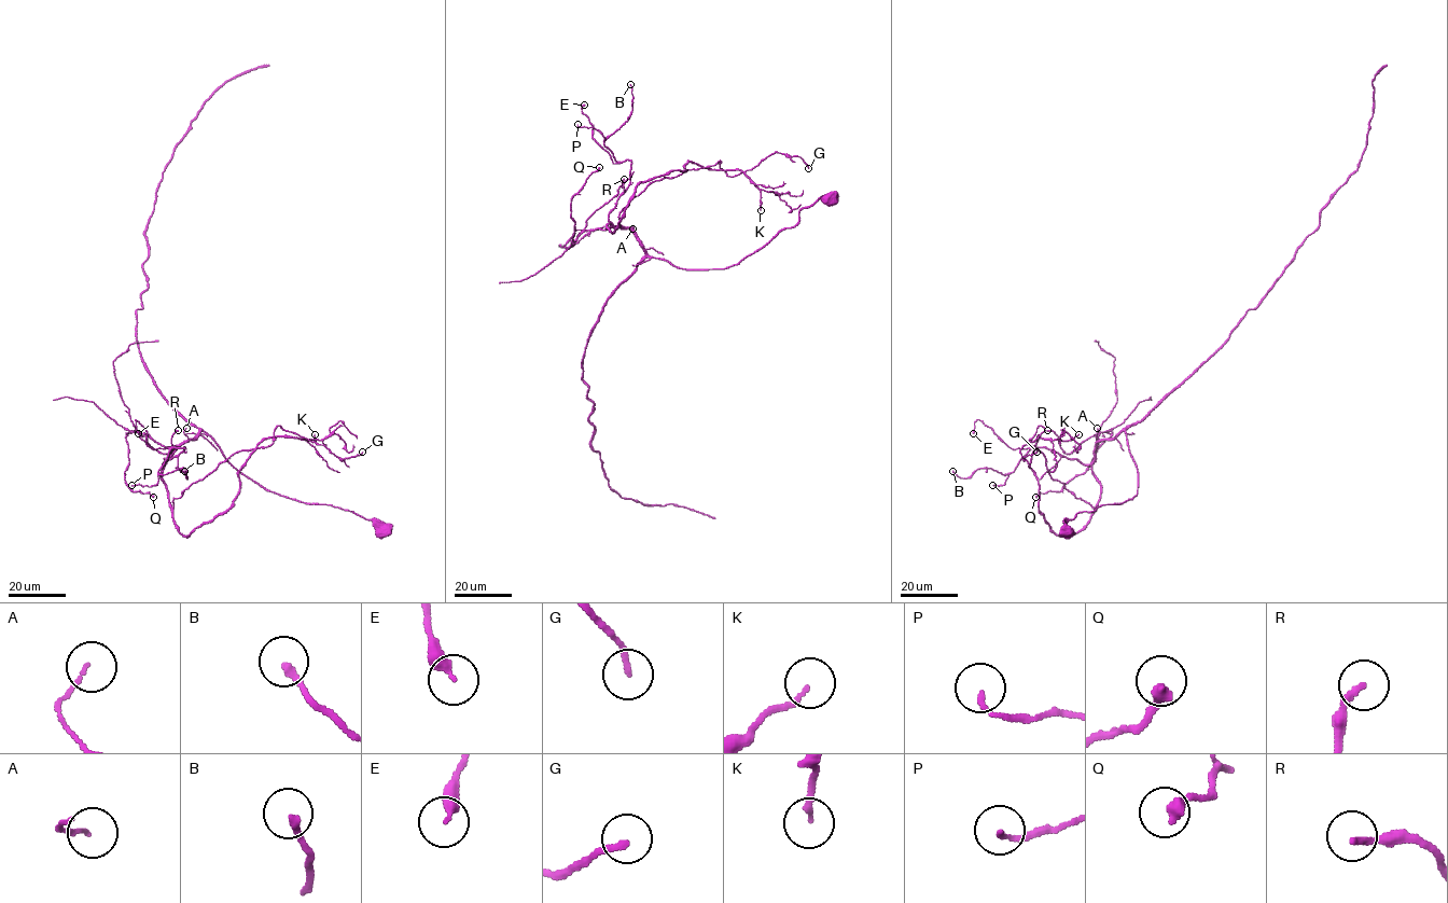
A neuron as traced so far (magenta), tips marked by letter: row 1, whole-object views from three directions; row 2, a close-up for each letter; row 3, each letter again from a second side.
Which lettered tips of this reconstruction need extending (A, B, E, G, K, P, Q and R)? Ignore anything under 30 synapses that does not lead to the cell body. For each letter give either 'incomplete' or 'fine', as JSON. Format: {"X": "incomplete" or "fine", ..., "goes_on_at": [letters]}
{"A": "fine", "B": "fine", "E": "fine", "G": "fine", "K": "fine", "P": "fine", "Q": "fine", "R": "fine", "goes_on_at": []}

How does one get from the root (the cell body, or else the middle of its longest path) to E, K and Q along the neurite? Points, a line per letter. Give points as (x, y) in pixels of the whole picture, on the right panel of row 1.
E: (1066, 530), (1080, 512), (1137, 494), (1125, 432), (1100, 440), (1089, 464), (1012, 449), (978, 419), (973, 433)
K: (1066, 530), (1080, 512), (1138, 490), (1124, 430), (1097, 443), (1095, 508), (1054, 480), (1038, 438), (1078, 434)
Q: (1066, 530), (1080, 512), (1137, 494), (1125, 432), (1096, 447), (1101, 432), (1112, 434), (1084, 473), (1035, 497)

